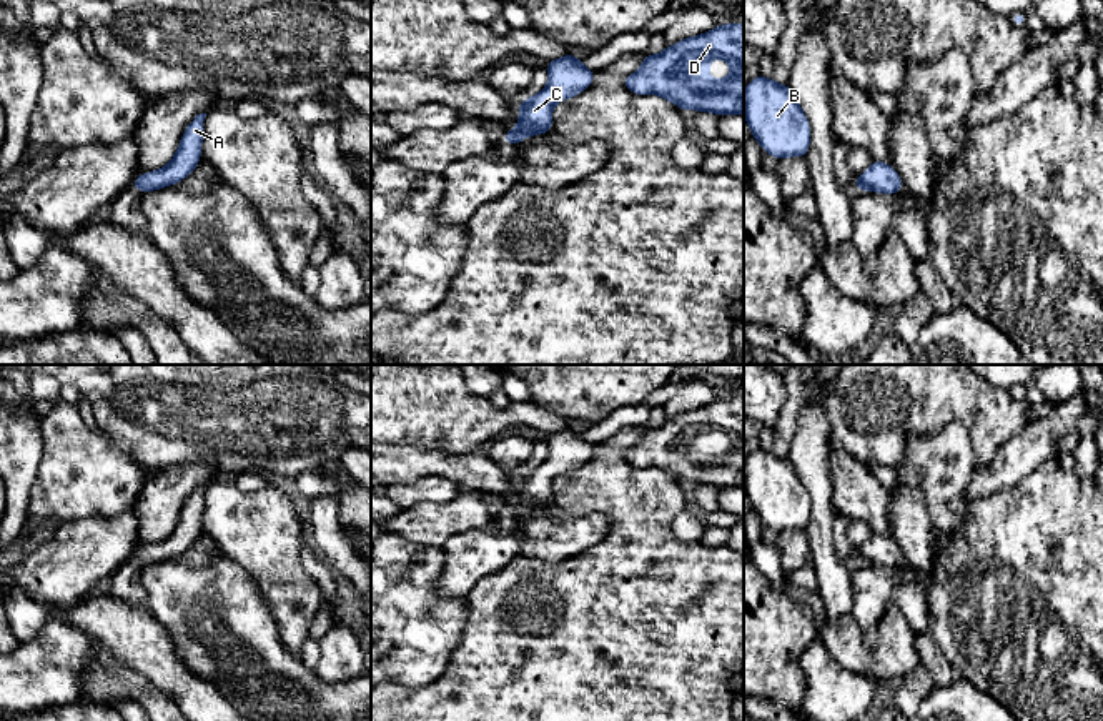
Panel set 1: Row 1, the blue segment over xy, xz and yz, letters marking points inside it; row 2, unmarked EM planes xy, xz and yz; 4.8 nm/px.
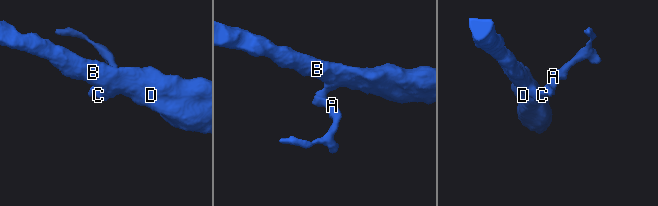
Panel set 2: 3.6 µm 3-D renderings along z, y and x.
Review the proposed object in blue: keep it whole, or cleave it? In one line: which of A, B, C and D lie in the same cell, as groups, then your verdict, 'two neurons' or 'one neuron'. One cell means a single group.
A B C D; one neuron

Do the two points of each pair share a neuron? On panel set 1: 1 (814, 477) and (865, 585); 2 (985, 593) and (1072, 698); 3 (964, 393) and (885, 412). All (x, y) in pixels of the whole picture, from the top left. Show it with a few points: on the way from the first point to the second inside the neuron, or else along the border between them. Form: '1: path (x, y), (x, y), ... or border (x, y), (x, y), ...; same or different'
1: border (850, 563), (852, 603); different
2: path (1012, 620), (1042, 650), (1053, 671); same
3: path (944, 393), (905, 393); same

